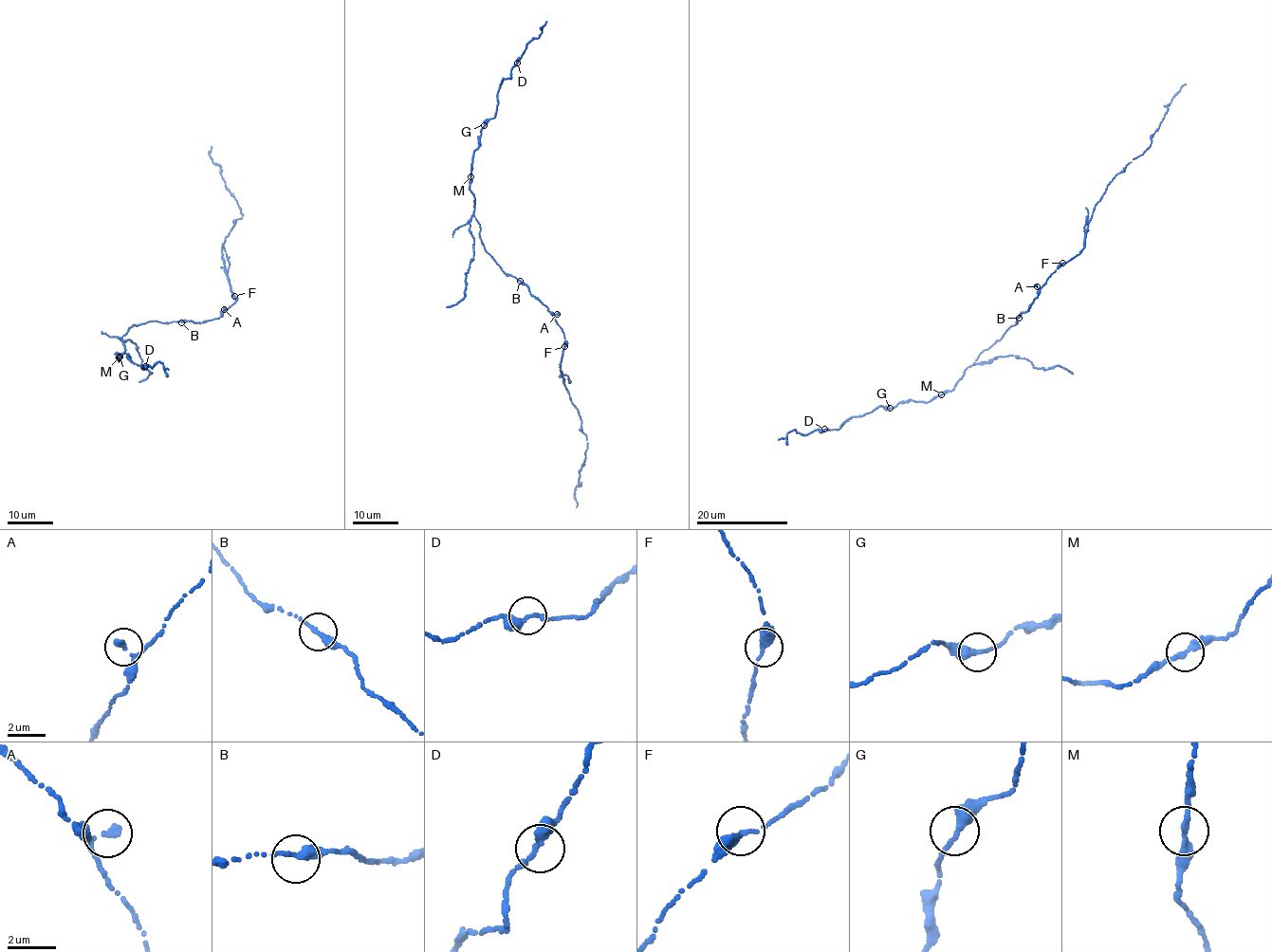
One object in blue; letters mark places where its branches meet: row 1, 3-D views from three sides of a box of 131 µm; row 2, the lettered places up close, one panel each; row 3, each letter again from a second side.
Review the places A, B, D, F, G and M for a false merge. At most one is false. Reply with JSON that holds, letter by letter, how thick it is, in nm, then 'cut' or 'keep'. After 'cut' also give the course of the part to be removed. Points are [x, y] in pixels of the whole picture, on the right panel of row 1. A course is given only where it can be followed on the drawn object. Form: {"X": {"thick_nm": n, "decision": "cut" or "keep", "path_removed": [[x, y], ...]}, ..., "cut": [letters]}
{"A": {"thick_nm": 240, "decision": "keep"}, "B": {"thick_nm": 300, "decision": "keep"}, "D": {"thick_nm": 300, "decision": "keep"}, "F": {"thick_nm": 300, "decision": "keep"}, "G": {"thick_nm": 320, "decision": "keep"}, "M": {"thick_nm": 300, "decision": "keep"}, "cut": []}

